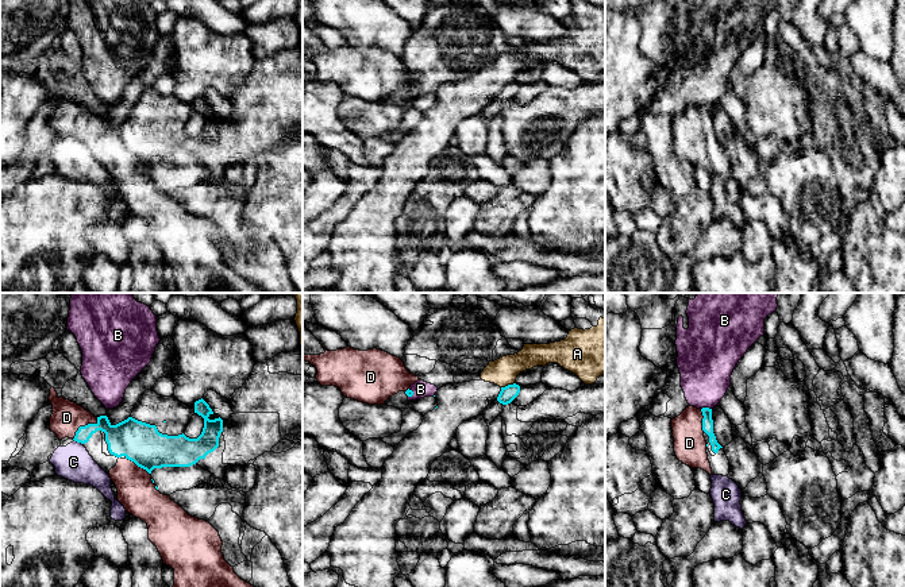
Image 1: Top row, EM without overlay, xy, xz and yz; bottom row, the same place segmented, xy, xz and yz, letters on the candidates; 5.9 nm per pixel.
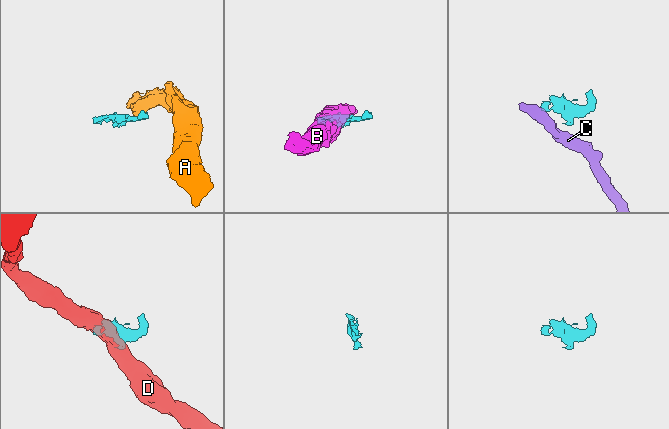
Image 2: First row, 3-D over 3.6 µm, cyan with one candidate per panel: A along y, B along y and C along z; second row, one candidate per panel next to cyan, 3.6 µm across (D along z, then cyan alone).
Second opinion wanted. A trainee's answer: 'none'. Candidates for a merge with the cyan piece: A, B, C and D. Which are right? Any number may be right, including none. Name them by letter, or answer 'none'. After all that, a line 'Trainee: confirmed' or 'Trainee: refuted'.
none
Trainee: confirmed

